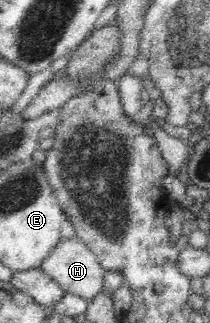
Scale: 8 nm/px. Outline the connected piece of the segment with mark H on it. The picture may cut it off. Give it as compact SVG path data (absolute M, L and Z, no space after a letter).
M77 236L61 239L40 268L65 291L91 301L103 287L103 273L95 254Z

